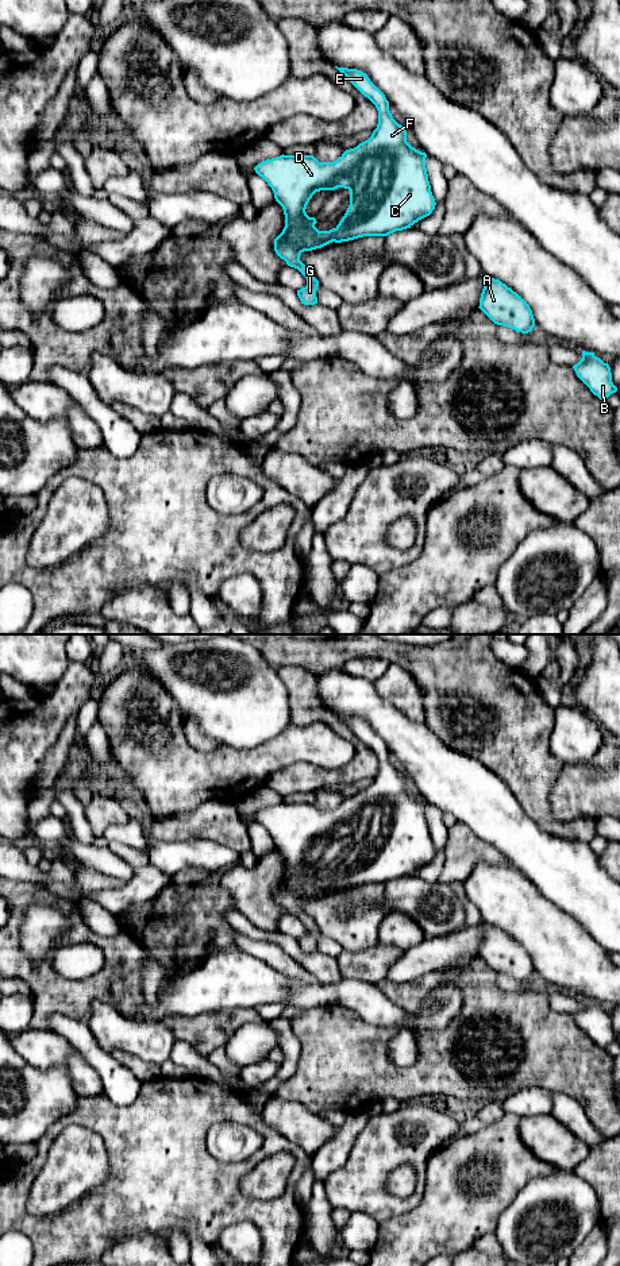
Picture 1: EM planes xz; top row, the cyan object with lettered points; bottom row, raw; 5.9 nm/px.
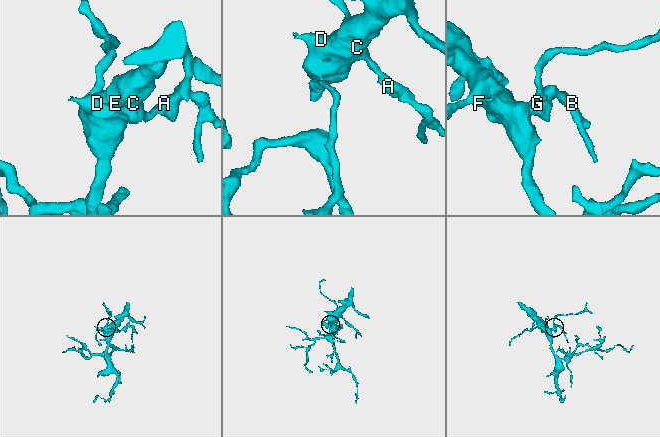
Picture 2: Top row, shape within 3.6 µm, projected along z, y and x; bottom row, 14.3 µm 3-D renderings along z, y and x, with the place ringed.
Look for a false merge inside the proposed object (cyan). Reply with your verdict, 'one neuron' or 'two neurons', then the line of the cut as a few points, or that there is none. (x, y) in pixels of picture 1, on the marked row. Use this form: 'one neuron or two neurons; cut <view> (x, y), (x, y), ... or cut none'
one neuron; cut none

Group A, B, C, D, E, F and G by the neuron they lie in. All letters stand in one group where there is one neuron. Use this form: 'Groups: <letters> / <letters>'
Groups: A B C D E F G

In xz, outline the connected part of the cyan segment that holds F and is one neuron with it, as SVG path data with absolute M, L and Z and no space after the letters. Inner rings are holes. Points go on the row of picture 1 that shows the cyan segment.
M335 67L376 105L378 124L371 136L334 162L282 154L254 167L284 209L285 227L274 239L274 251L307 278L307 286L297 290L304 305L317 304L319 286L312 270L300 260L304 251L332 242L388 236L411 228L436 205L425 169L427 154L407 142L405 127L393 119L385 94L366 73ZM338 188L350 190L350 205L335 228L319 231L316 219L305 212L307 205L316 192Z

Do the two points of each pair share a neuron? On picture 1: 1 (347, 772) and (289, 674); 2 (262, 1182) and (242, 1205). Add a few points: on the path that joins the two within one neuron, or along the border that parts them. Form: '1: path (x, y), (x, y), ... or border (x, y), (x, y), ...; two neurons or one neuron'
1: path (359, 747), (308, 699); one neuron
2: border (239, 1182), (239, 1189), (251, 1199), (280, 1196); two neurons

